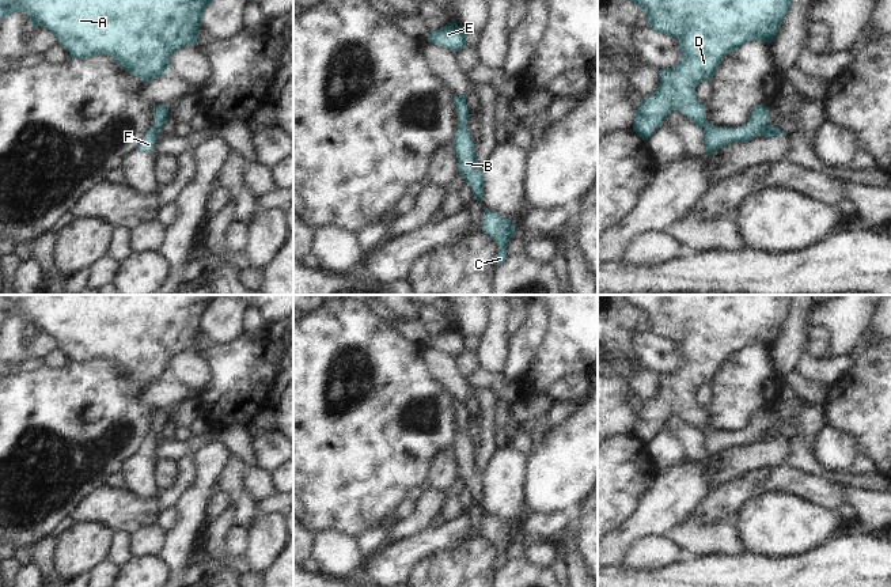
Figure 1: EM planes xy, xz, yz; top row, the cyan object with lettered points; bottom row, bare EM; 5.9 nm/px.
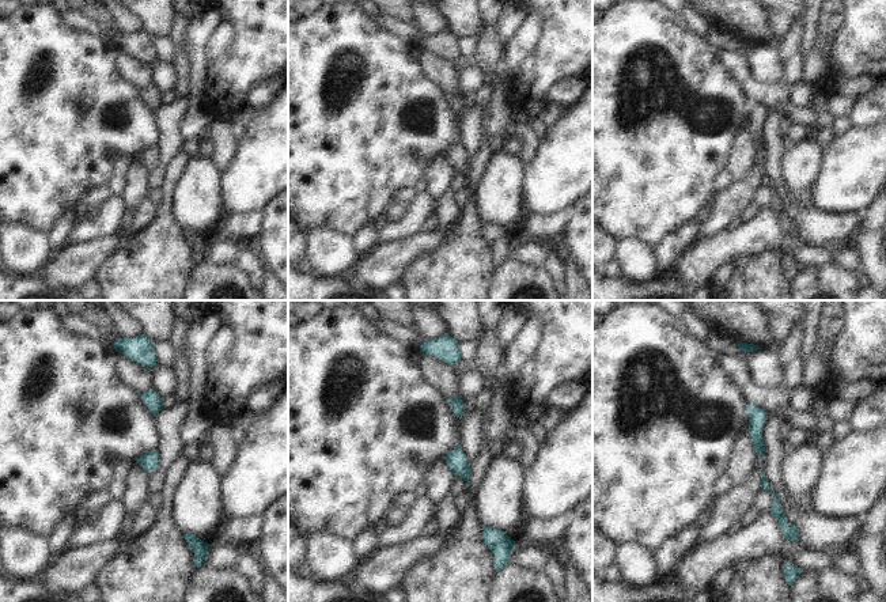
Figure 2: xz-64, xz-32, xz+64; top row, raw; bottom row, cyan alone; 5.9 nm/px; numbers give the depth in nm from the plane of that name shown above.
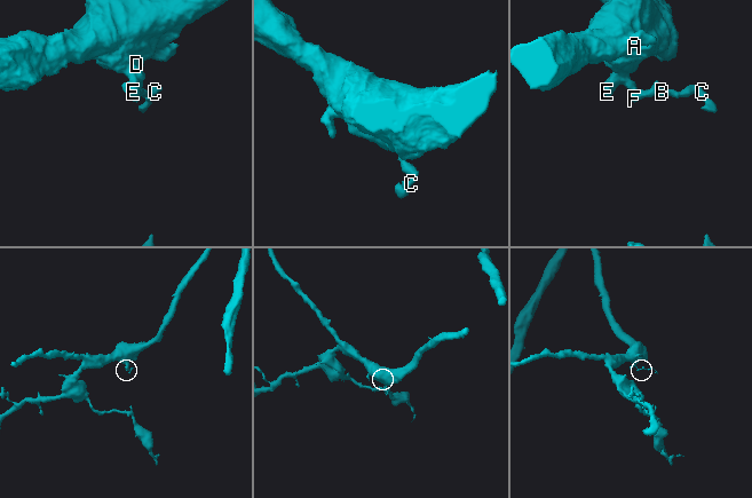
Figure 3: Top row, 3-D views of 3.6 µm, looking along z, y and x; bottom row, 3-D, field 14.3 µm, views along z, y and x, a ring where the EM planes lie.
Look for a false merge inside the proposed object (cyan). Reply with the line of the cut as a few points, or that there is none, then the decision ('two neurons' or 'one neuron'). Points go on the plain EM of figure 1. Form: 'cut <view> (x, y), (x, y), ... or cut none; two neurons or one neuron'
cut none; one neuron

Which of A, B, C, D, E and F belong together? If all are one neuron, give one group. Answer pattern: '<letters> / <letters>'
A B C D E F

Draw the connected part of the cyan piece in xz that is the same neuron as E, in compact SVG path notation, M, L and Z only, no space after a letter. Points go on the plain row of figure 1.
M450 327L437 336L431 336L428 346L451 353L456 357L466 351L466 336L456 327Z

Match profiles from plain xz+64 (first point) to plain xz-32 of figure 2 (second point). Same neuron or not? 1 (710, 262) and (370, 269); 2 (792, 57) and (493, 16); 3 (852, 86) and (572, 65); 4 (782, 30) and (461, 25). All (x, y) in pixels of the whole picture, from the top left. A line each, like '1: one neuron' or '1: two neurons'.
1: one neuron
2: one neuron
3: two neurons
4: one neuron

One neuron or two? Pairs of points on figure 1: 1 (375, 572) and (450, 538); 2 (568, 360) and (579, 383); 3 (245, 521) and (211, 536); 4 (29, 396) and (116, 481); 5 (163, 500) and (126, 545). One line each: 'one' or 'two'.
1: one
2: two
3: two
4: two
5: two

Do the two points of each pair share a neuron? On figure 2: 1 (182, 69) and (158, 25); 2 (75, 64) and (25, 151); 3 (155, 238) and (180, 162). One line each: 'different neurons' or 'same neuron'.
1: different neurons
2: same neuron
3: same neuron

